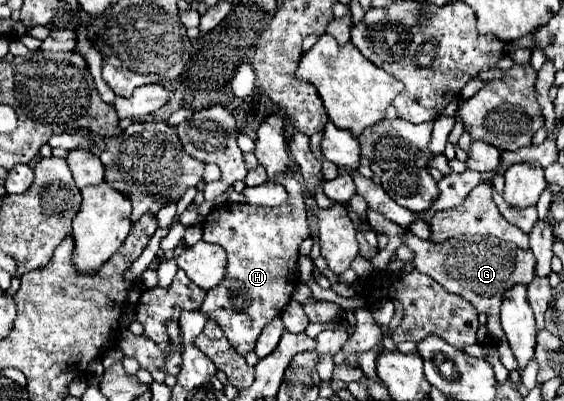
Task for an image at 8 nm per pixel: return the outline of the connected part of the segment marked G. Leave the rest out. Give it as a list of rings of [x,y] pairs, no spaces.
[[[412,232],[406,234],[404,244],[414,250],[414,254],[416,254],[414,266],[418,272],[428,274],[436,282],[440,282],[440,286],[444,286],[448,292],[462,296],[472,306],[476,306],[476,310],[480,314],[488,316],[488,324],[486,324],[488,338],[492,340],[494,348],[498,350],[500,362],[506,366],[506,370],[516,370],[518,364],[516,364],[516,358],[500,328],[498,314],[500,314],[500,306],[502,306],[502,294],[506,290],[510,290],[510,286],[516,286],[516,284],[528,286],[534,280],[536,258],[534,258],[532,250],[522,250],[518,246],[514,246],[514,248],[488,246],[484,242],[468,242],[468,240],[458,240],[458,238],[450,238],[450,240],[444,240],[442,244],[434,244],[430,240],[416,238]]]

